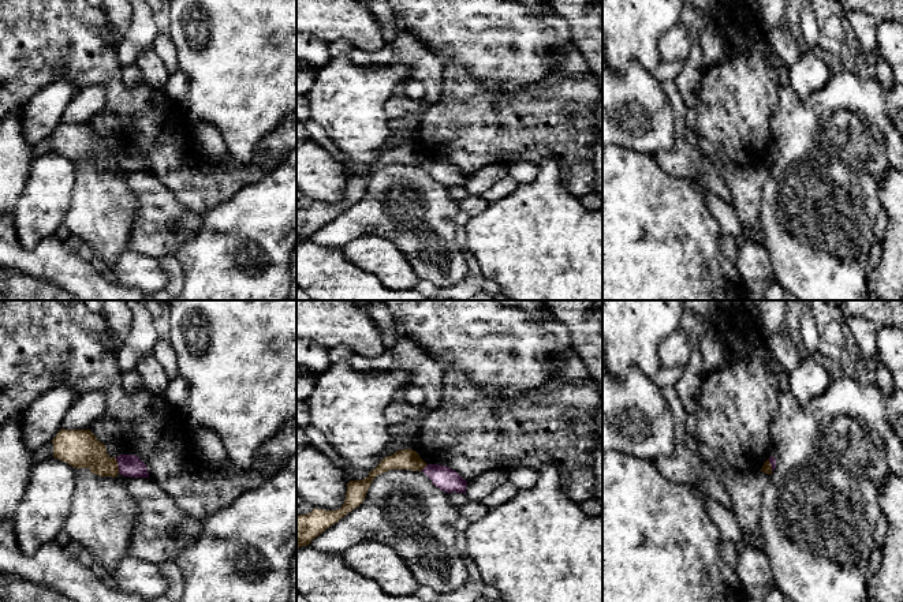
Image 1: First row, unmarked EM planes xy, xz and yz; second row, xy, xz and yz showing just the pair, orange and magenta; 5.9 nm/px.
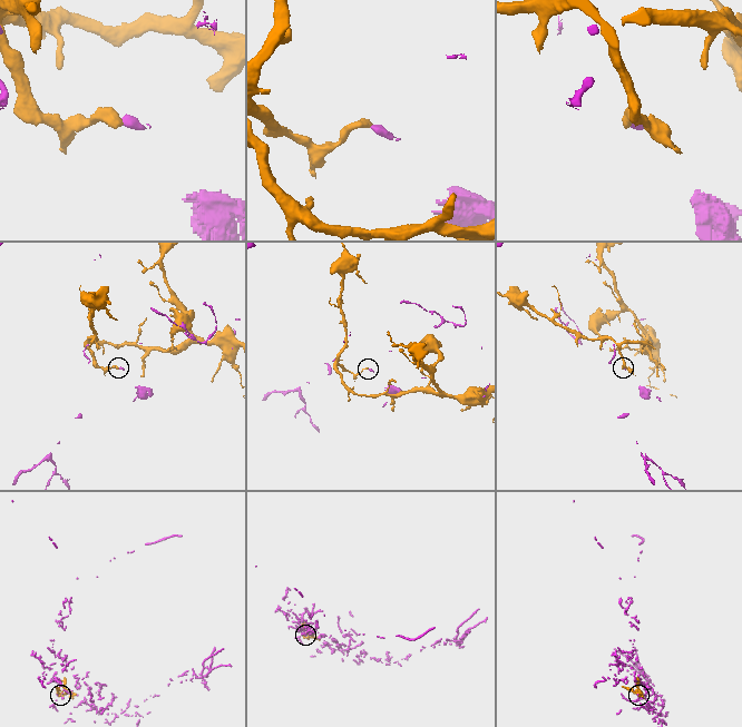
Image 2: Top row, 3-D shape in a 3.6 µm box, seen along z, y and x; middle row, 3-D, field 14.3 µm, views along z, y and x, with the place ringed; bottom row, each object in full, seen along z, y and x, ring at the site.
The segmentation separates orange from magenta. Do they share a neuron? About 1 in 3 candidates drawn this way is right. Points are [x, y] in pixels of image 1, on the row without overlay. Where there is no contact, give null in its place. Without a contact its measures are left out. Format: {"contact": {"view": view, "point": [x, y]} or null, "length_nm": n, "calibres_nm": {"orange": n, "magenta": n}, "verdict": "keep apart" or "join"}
{"contact": {"view": "xy", "point": [118, 160]}, "length_nm": 100, "calibres_nm": {"orange": 220, "magenta": 130}, "verdict": "keep apart"}

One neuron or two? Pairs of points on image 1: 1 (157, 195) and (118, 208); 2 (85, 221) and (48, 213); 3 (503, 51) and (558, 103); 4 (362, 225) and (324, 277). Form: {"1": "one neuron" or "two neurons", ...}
{"1": "two neurons", "2": "two neurons", "3": "two neurons", "4": "two neurons"}

